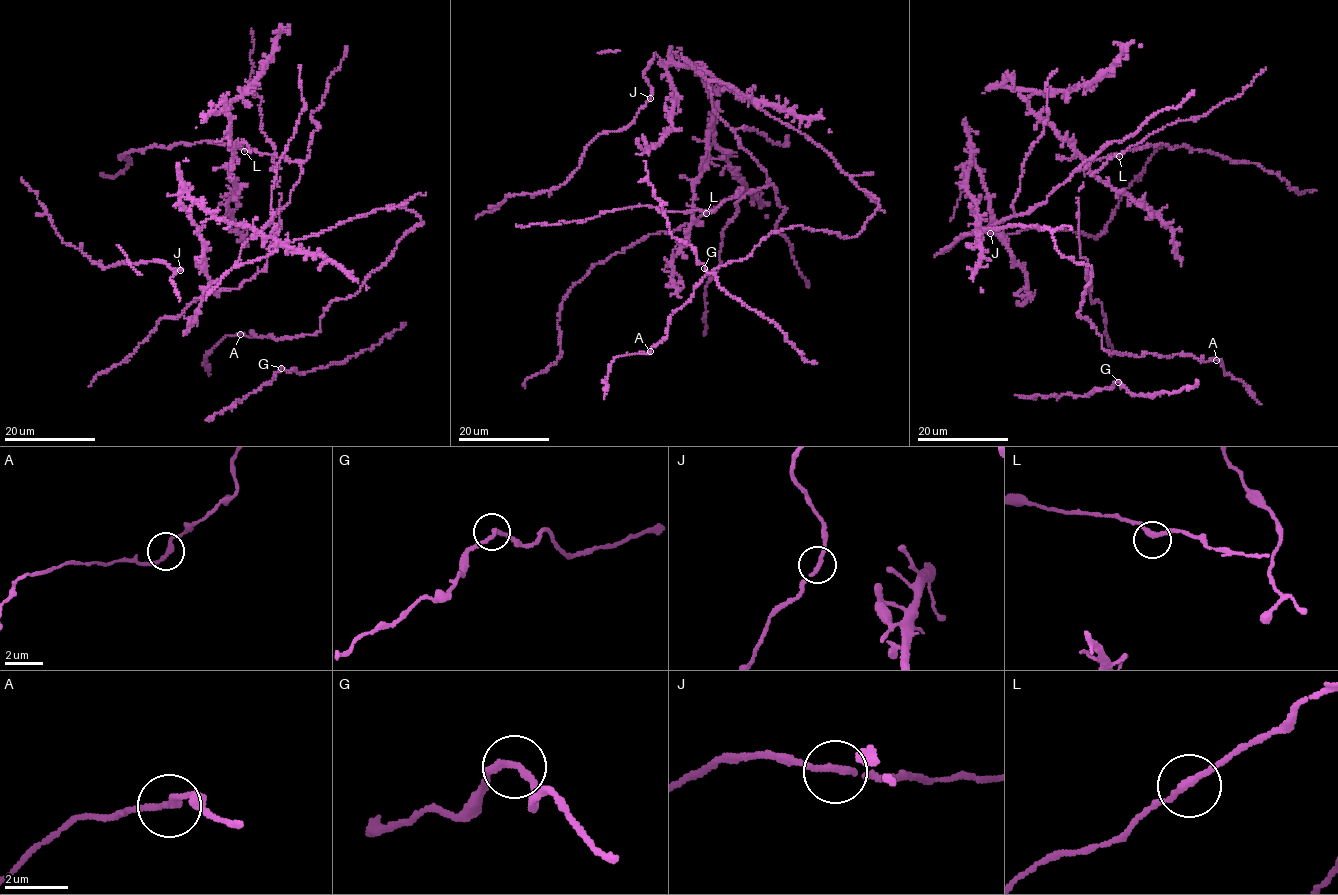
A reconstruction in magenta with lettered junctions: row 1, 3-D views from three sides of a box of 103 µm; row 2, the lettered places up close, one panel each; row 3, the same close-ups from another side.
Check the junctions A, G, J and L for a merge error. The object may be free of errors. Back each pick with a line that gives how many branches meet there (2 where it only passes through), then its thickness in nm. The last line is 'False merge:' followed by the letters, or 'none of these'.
False merge: none of these

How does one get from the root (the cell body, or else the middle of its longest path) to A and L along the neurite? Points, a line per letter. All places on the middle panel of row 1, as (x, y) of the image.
A: (749, 98), (819, 145), (879, 206), (855, 236), (801, 226), (773, 232), (744, 259), (710, 272), (650, 351)
L: (749, 98), (724, 83), (709, 83), (713, 112), (730, 127), (769, 181), (764, 187), (726, 198), (706, 213)

